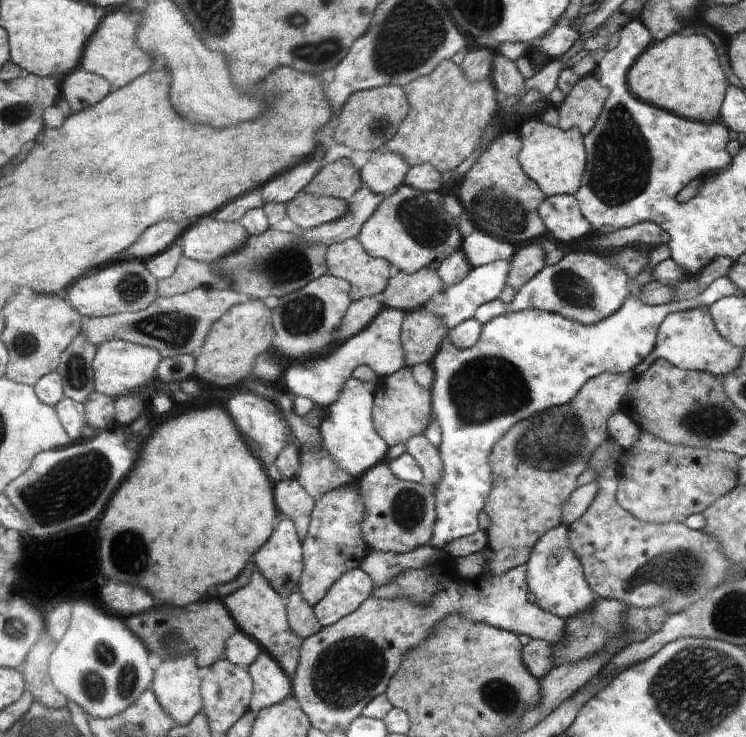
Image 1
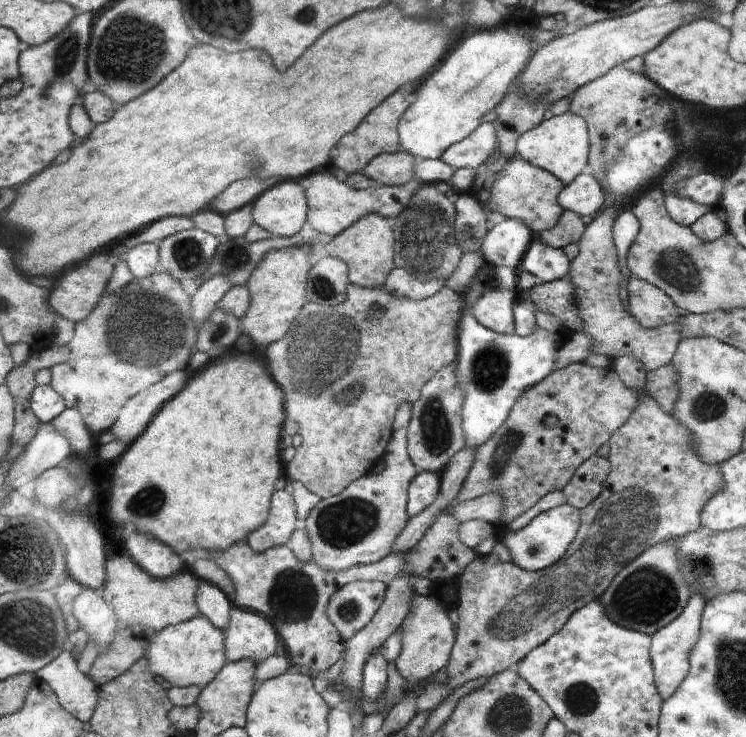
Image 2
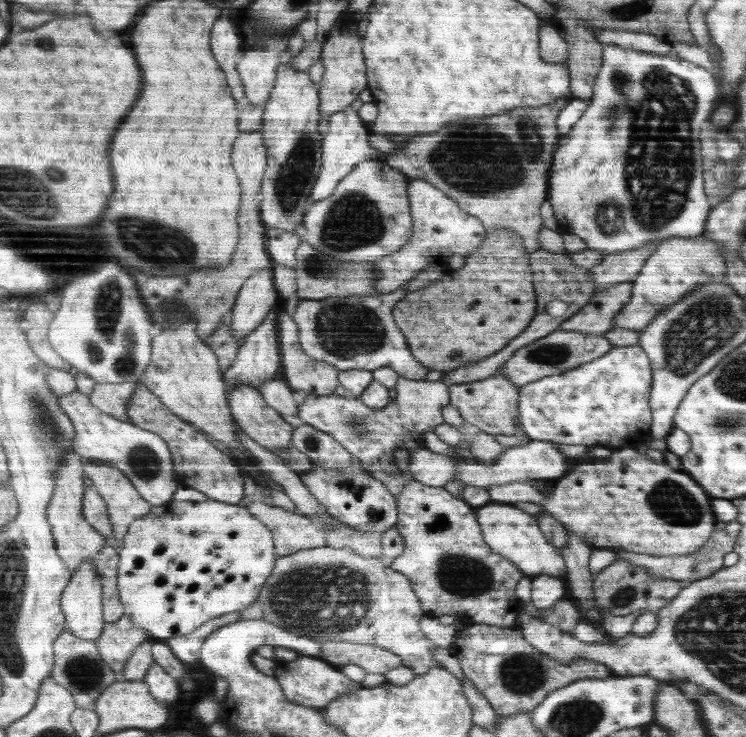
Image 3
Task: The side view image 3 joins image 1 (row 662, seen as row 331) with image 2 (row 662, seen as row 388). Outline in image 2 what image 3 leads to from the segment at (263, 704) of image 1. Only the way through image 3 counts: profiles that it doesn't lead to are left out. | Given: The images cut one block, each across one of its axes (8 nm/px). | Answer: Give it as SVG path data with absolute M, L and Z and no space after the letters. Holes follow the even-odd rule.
M232 605L224 634L228 662L250 659L257 665L277 652L278 634L272 624L254 610Z

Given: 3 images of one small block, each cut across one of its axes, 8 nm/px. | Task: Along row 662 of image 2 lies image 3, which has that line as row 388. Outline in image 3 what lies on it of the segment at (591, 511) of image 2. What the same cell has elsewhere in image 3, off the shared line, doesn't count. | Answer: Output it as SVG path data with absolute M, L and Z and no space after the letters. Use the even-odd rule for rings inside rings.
M496 374L474 382L451 385L449 403L458 409L466 422L478 426L480 430L490 435L505 434L512 436L521 428L519 388L520 386L513 385L507 376Z

